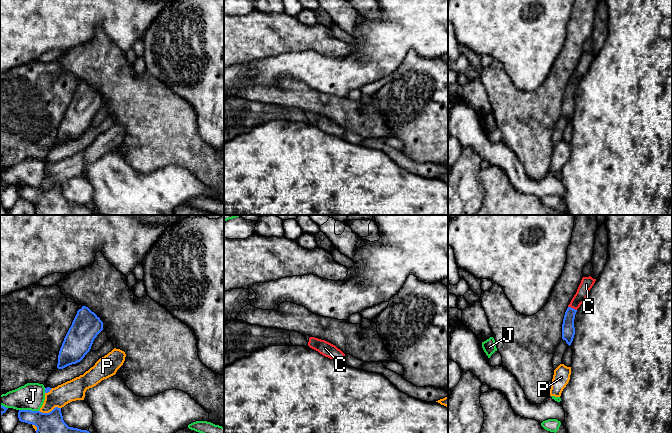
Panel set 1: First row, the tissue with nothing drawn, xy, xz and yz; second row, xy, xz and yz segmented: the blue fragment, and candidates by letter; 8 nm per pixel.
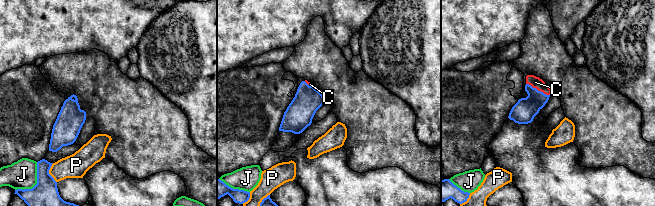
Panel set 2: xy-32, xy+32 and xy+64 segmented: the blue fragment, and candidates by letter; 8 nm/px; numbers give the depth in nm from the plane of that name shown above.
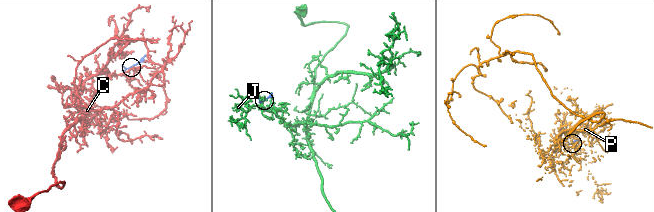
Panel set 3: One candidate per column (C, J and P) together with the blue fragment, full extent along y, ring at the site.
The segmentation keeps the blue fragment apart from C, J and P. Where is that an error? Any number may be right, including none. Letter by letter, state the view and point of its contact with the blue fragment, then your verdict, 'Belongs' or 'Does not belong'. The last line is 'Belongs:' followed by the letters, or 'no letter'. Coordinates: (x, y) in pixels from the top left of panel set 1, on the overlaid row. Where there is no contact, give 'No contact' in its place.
C: Touches blue at yz (572, 308). Belongs
J: Touches blue at xy (29, 410). Does not belong
P: Touches blue at xy (49, 412). Does not belong
Belongs: C

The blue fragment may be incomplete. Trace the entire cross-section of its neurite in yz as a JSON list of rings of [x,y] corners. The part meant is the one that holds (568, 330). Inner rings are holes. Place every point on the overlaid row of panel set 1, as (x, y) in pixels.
[[[591,276],[582,278],[577,292],[565,312],[562,324],[562,339],[565,340],[569,346],[571,345],[575,335],[574,319],[577,309],[587,298],[595,281],[596,279],[593,279]]]

